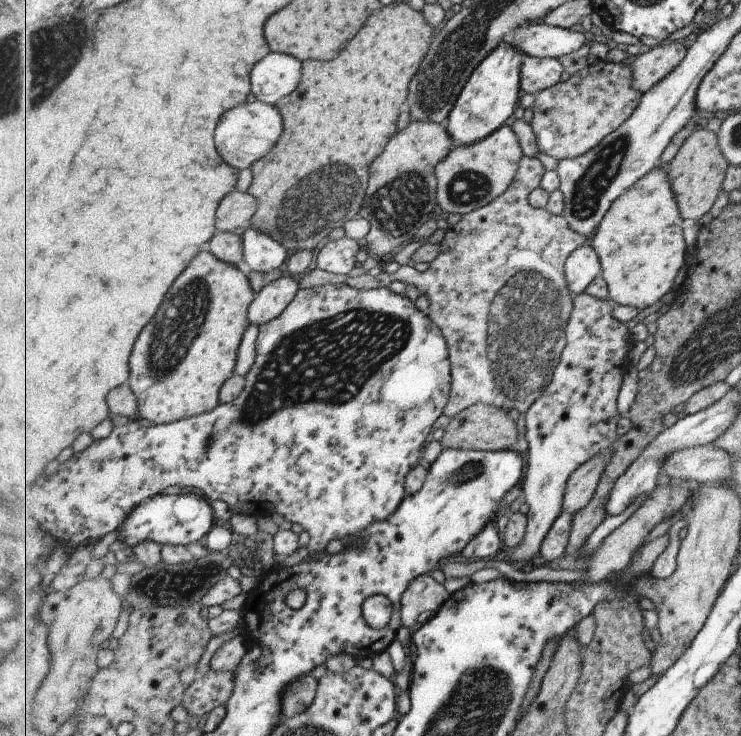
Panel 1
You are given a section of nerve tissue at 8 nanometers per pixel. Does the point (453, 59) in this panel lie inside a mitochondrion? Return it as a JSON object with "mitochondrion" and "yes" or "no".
{"mitochondrion":"yes"}

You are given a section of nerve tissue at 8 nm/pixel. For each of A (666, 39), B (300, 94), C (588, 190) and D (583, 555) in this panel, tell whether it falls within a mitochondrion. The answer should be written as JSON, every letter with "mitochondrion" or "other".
{"A":"other","B":"other","C":"mitochondrion","D":"other"}

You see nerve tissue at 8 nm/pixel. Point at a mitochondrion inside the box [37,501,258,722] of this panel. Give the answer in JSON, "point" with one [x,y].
{"point":[172,585]}

